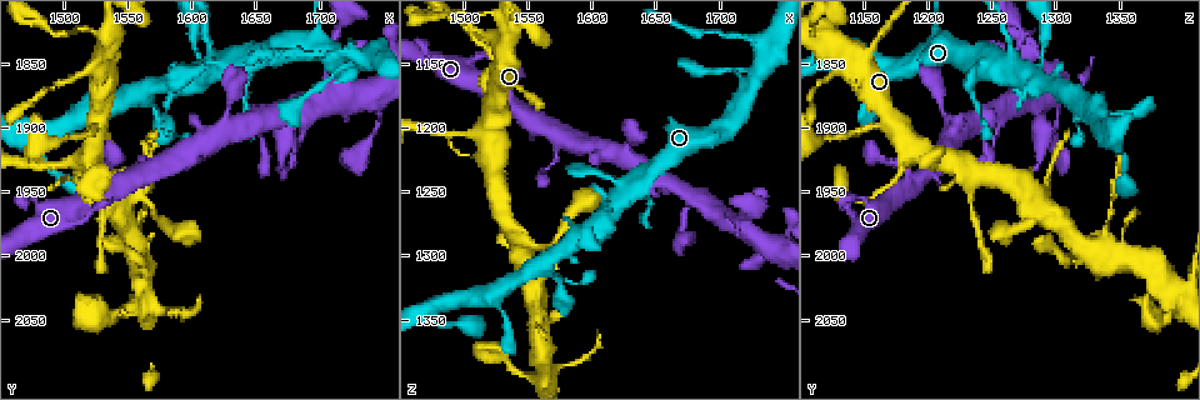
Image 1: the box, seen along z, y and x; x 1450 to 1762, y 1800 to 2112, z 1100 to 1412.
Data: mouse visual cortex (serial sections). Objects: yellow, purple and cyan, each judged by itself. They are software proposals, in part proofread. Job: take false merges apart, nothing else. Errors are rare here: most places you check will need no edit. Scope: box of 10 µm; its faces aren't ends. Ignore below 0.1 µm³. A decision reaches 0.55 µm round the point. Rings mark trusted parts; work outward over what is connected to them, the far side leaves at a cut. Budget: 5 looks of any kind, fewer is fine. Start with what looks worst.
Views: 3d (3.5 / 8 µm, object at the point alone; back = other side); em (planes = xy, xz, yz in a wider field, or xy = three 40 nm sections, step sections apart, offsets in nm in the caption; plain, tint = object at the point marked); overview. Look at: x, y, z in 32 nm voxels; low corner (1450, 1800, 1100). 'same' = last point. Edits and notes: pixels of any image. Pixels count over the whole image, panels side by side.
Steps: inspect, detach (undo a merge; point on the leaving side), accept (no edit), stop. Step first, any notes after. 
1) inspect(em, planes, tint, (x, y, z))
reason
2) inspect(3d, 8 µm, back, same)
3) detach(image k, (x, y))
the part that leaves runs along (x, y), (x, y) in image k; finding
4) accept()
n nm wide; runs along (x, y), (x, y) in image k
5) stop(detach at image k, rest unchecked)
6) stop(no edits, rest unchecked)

inspect(3d, 3.5 µm, (1526, 1898, 1166))

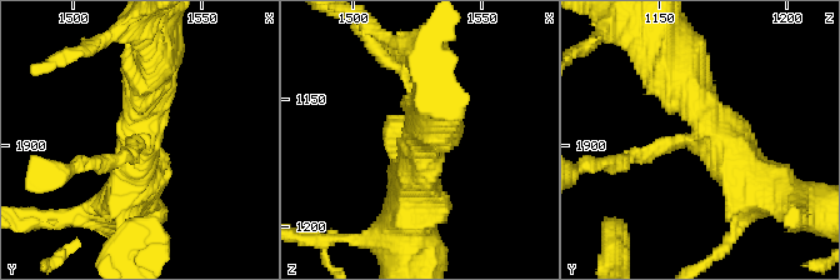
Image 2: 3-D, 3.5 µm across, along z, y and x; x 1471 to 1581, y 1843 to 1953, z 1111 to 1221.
inspect(em, planes, tint, (1528, 1897, 1166))
3 arms; arms of 150, 500, 600 nm; shape alone is not enough

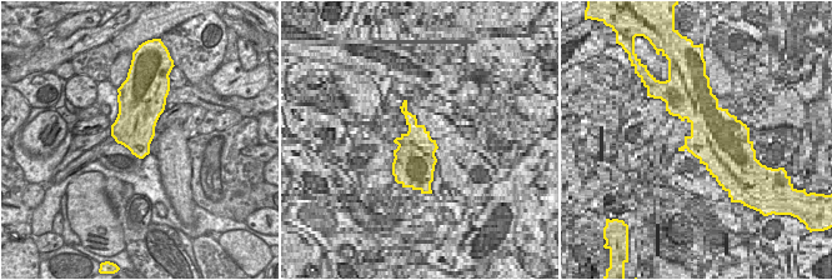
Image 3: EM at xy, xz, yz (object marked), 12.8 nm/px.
inspect(em, xy, step 5, tint, same)

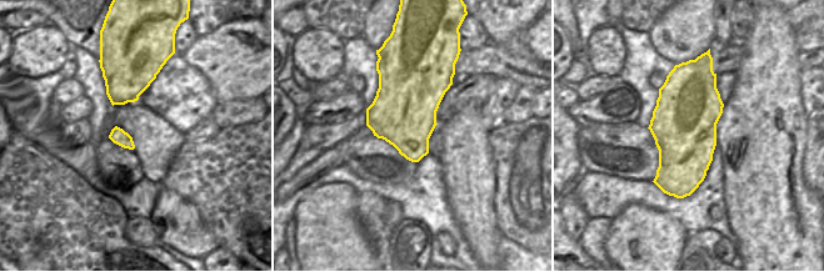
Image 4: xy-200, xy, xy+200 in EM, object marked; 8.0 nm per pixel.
accept()
runs along (689, 64), (711, 121), (628, 159) in image 2; continuous, no second cell

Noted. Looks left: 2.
inspect(3d, 3.5 µm, back, (1684, 1886, 1256))
calibre changes

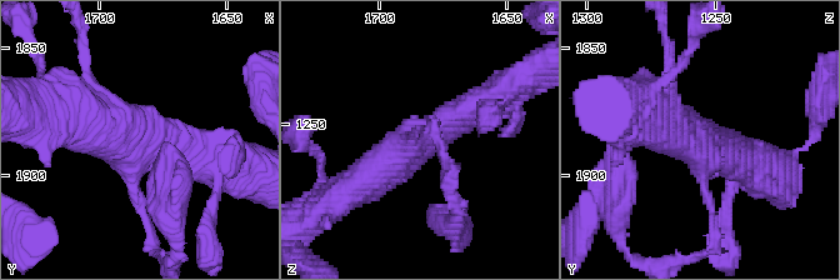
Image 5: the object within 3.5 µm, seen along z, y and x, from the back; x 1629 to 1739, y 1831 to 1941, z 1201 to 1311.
inspect(em, xy, step 3, tint, (1685, 1888, 1255))
3 arms; arms of 150, 400, 500 nm; need the tissue

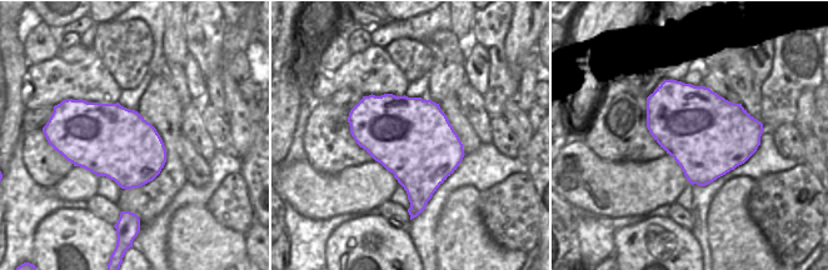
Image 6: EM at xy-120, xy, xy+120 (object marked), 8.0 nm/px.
accept()
runs along (486, 100), (421, 135), (353, 186) in image 5; all the same cell

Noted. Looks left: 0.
stop(no edits, rest unchecked)

